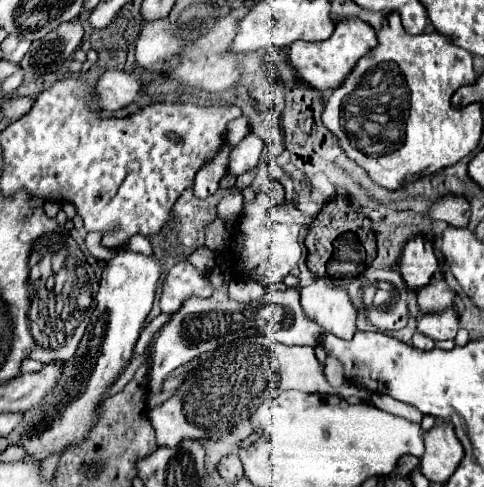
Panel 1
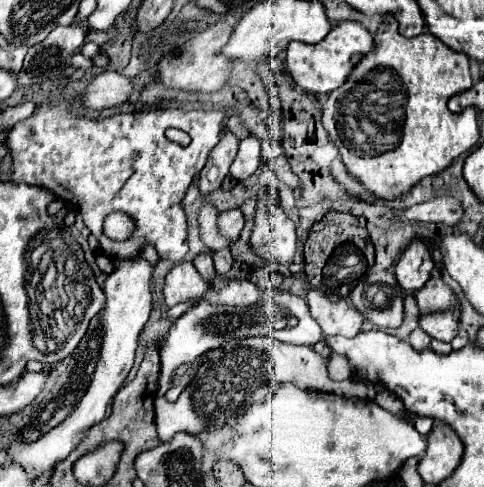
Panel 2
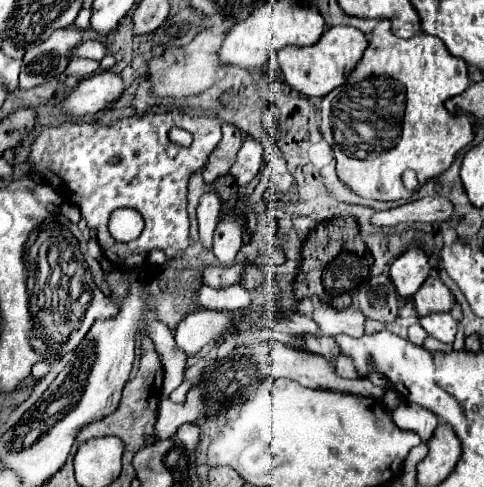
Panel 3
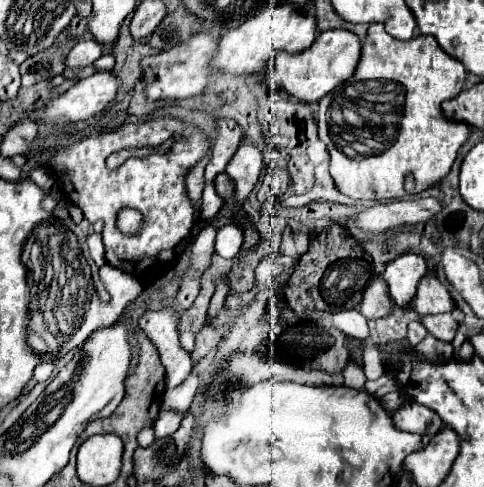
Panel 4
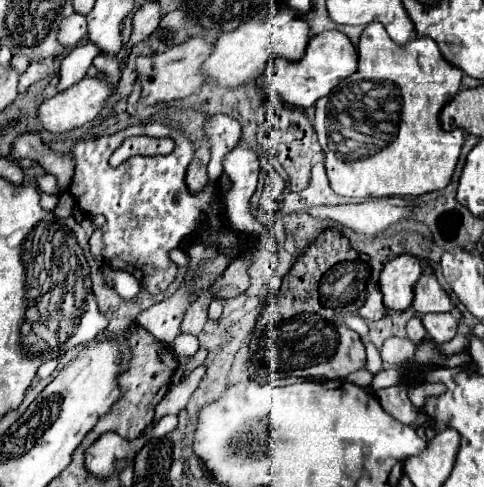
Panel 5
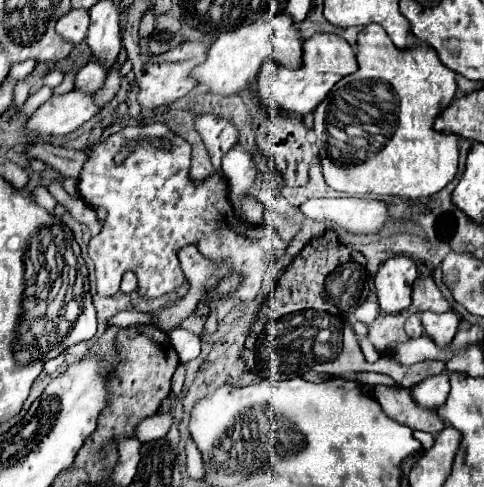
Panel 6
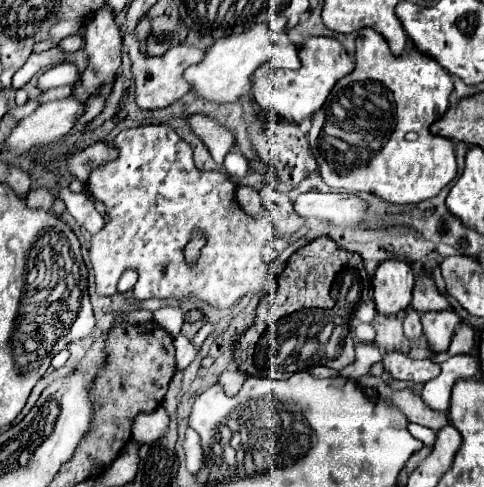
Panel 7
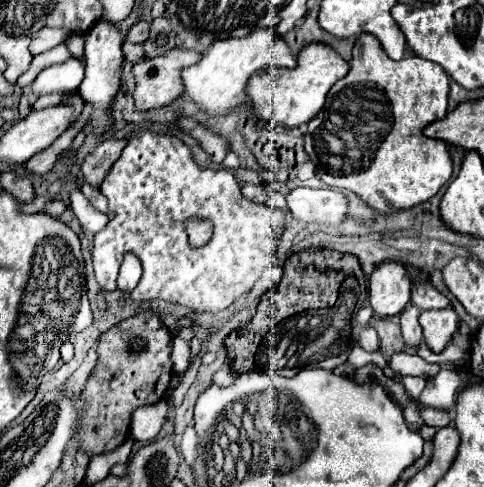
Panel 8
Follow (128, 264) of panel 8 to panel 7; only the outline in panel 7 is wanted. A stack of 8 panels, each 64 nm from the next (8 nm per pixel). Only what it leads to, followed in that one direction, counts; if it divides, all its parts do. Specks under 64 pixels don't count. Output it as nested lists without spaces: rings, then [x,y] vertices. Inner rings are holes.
[[[126,270],[118,282],[118,292],[132,290],[136,284],[136,280],[138,280],[138,276],[136,276],[136,270]]]

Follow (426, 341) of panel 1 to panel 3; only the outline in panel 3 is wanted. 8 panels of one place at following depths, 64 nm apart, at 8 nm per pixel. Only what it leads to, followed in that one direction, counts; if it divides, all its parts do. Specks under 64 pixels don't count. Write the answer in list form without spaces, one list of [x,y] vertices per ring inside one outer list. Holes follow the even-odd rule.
[[[414,324],[412,328],[408,328],[408,340],[410,340],[412,344],[422,346],[426,338],[428,338],[428,334],[426,334],[426,330],[424,330],[420,324]]]

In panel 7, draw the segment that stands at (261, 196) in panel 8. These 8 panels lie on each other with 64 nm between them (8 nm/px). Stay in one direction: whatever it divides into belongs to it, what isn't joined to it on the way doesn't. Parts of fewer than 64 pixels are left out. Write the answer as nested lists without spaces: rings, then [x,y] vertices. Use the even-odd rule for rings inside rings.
[[[240,186],[238,192],[236,192],[236,198],[242,206],[242,210],[250,216],[258,216],[260,214],[260,204],[262,204],[262,198],[256,190],[248,188],[248,186]]]

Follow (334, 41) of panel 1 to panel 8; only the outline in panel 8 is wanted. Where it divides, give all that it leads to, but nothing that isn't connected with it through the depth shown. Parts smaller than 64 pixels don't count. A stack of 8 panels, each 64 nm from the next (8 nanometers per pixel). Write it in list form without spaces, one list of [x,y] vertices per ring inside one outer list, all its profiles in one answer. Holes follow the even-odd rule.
[[[310,42],[298,54],[298,66],[294,70],[268,68],[250,76],[248,96],[258,116],[284,126],[300,126],[312,120],[324,106],[328,90],[348,74],[350,64],[328,44]]]

